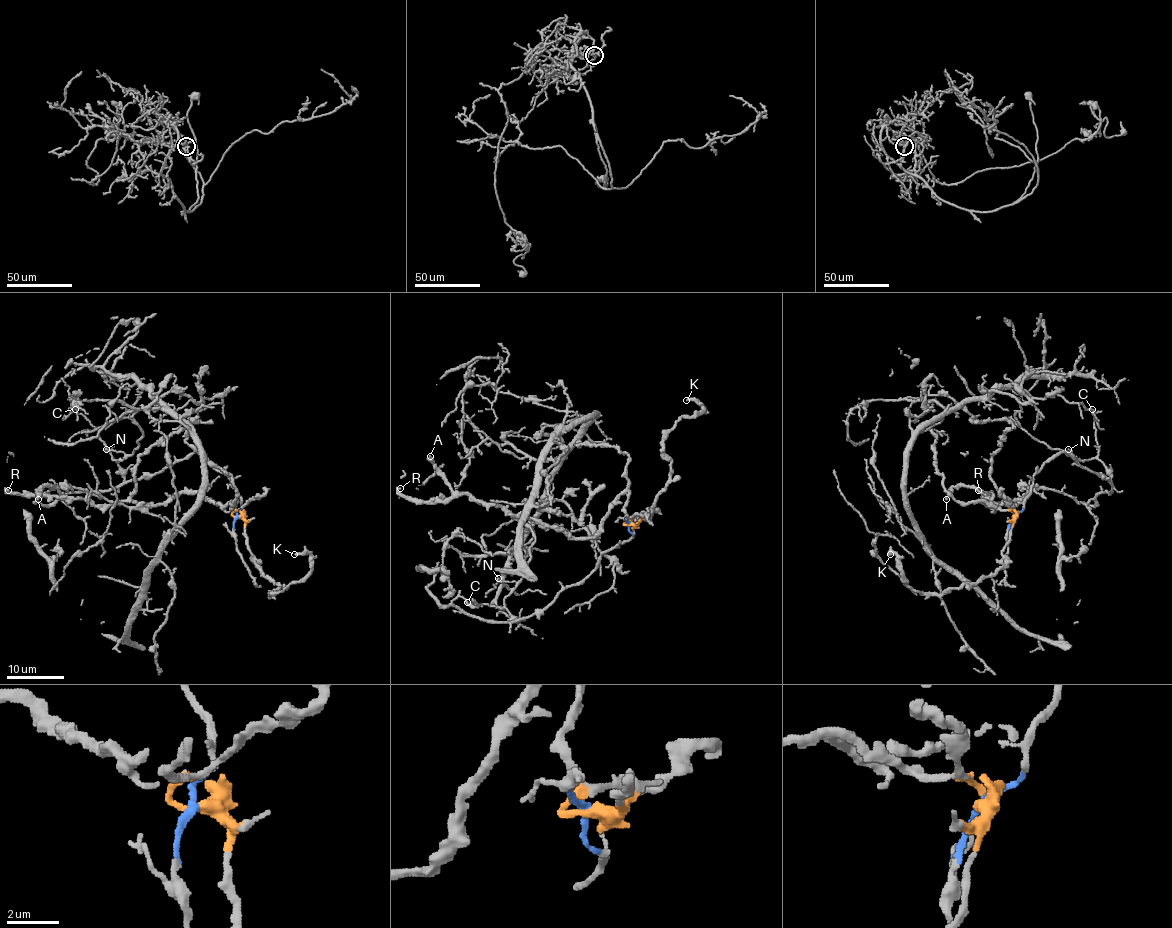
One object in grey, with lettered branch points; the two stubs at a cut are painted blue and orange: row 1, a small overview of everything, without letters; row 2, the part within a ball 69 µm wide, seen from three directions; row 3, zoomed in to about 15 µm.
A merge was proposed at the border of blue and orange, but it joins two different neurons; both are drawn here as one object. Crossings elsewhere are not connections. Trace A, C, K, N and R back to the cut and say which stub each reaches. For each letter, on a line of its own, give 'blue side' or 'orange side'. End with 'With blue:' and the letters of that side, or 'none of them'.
A: orange side
C: blue side
K: orange side
N: blue side
R: orange side
With blue: C, N

